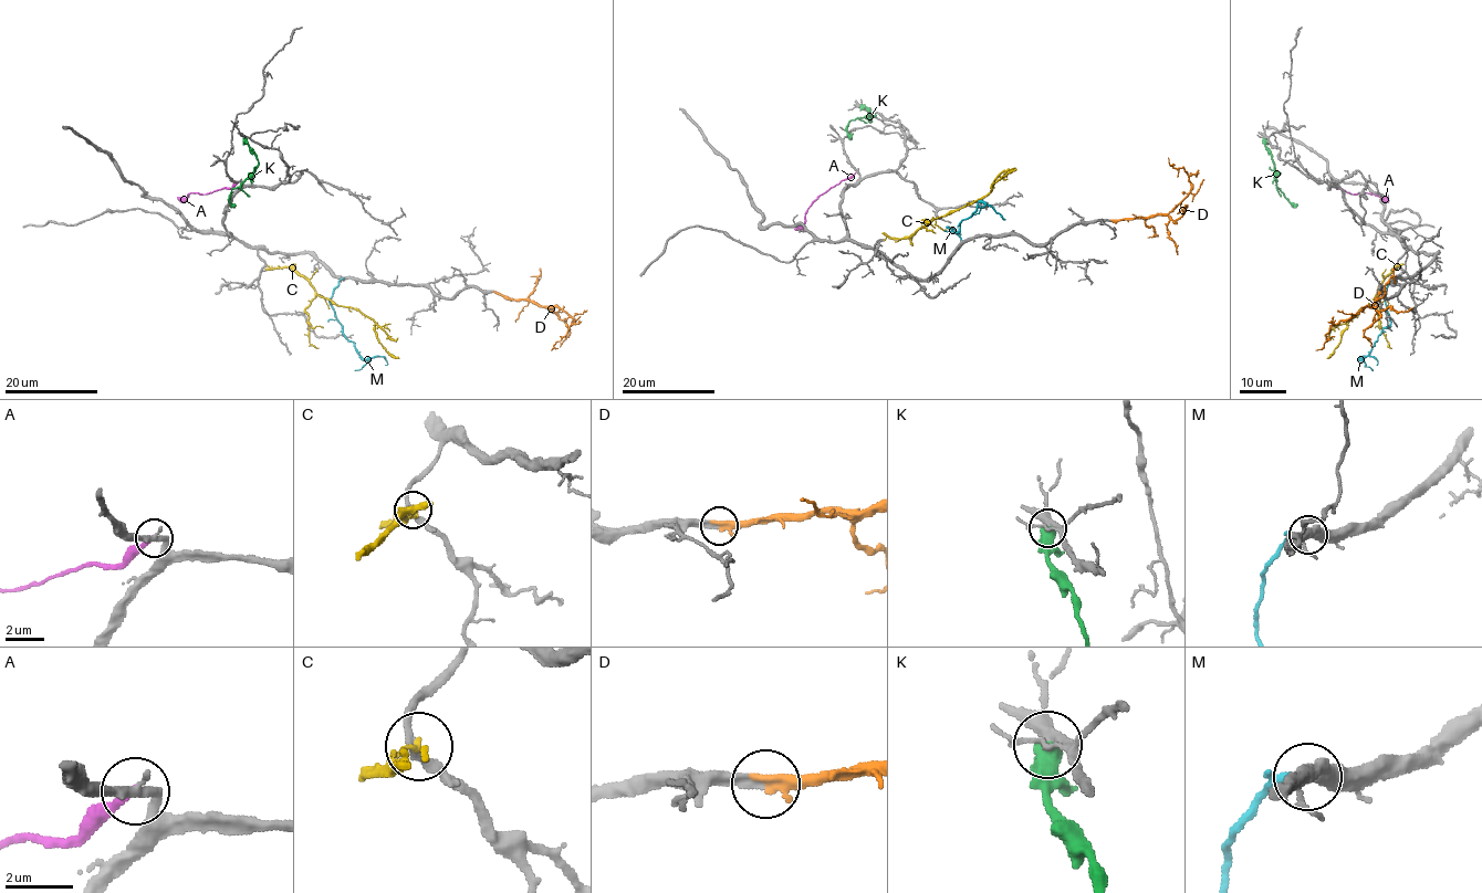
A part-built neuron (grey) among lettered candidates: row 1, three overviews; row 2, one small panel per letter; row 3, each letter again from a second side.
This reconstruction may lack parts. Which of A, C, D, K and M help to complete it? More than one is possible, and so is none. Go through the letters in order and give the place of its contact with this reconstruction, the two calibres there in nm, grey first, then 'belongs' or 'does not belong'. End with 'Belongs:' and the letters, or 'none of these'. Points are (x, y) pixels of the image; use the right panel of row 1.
A: meets grey at (1329, 181); 280 nm thick on the grey side, 200 nm on the other; does not belong
C: meets grey at (1399, 265); 240 nm thick on the grey side, 120 nm on the other; does not belong
D: meets grey at (1379, 292); 240 nm thick on the grey side, 360 nm on the other; belongs
K: meets grey at (1264, 137); 280 nm thick on the grey side, 650 nm on the other; does not belong
M: meets grey at (1397, 279); 440 nm thick on the grey side, 200 nm on the other; belongs
Belongs: D, M

